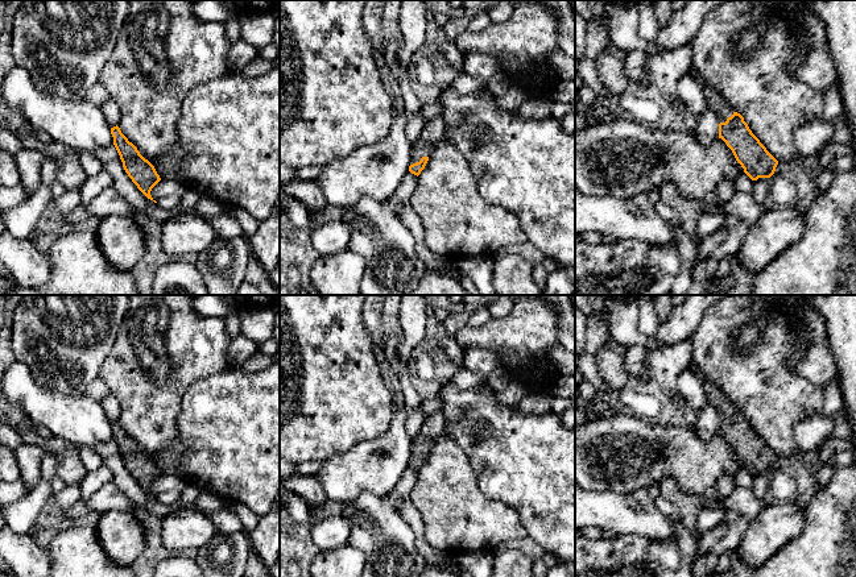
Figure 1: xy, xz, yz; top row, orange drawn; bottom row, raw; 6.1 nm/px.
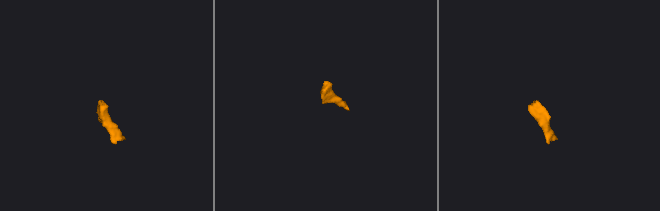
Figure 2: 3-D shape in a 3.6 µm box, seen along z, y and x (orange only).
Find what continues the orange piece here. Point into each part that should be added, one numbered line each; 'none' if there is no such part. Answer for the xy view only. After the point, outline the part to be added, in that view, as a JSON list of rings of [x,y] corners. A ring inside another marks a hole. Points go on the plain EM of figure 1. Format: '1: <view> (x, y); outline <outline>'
none

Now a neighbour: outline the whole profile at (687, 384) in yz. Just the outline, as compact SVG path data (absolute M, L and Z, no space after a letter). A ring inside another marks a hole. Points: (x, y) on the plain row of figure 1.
M688 368L679 373L675 386L686 403L696 412L708 403L702 381Z

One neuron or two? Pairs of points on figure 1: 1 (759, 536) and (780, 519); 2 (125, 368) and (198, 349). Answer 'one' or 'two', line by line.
1: one
2: one

